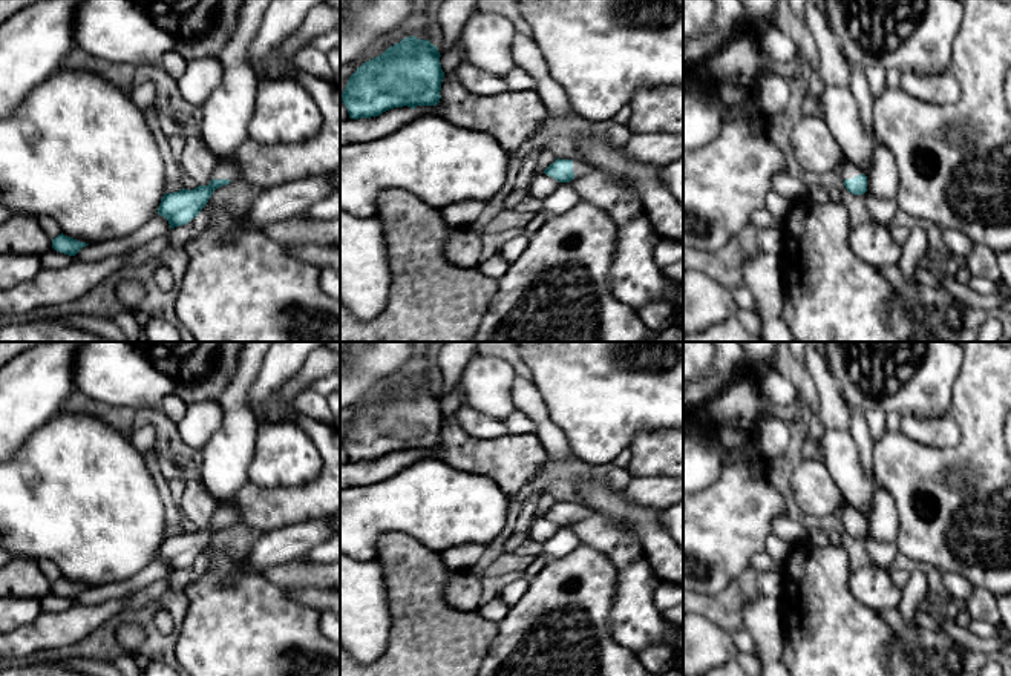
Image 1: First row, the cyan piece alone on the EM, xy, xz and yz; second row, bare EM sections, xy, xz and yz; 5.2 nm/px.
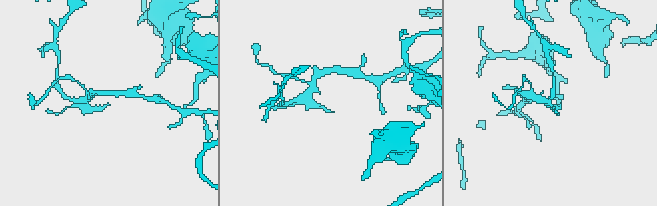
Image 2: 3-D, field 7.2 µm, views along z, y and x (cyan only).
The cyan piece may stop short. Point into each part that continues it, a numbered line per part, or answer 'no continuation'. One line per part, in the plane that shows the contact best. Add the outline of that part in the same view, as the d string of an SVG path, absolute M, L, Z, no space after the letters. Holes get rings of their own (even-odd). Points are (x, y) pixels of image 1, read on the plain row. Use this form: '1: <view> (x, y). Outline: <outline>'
1: yz (849, 514). Outline: M852 506L844 507L844 509L839 512L839 515L841 515L842 524L844 524L844 523L852 523L852 521L864 517L864 514L862 514L861 510L855 509L855 507L852 507Z

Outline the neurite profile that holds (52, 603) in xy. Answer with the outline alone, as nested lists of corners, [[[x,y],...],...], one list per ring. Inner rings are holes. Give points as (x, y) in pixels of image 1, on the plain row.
[[[54,592],[47,593],[44,598],[40,599],[41,612],[51,612],[51,613],[63,612],[72,604],[74,599],[60,596]]]

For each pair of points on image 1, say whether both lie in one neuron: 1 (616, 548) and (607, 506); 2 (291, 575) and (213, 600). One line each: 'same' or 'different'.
1: different
2: different

